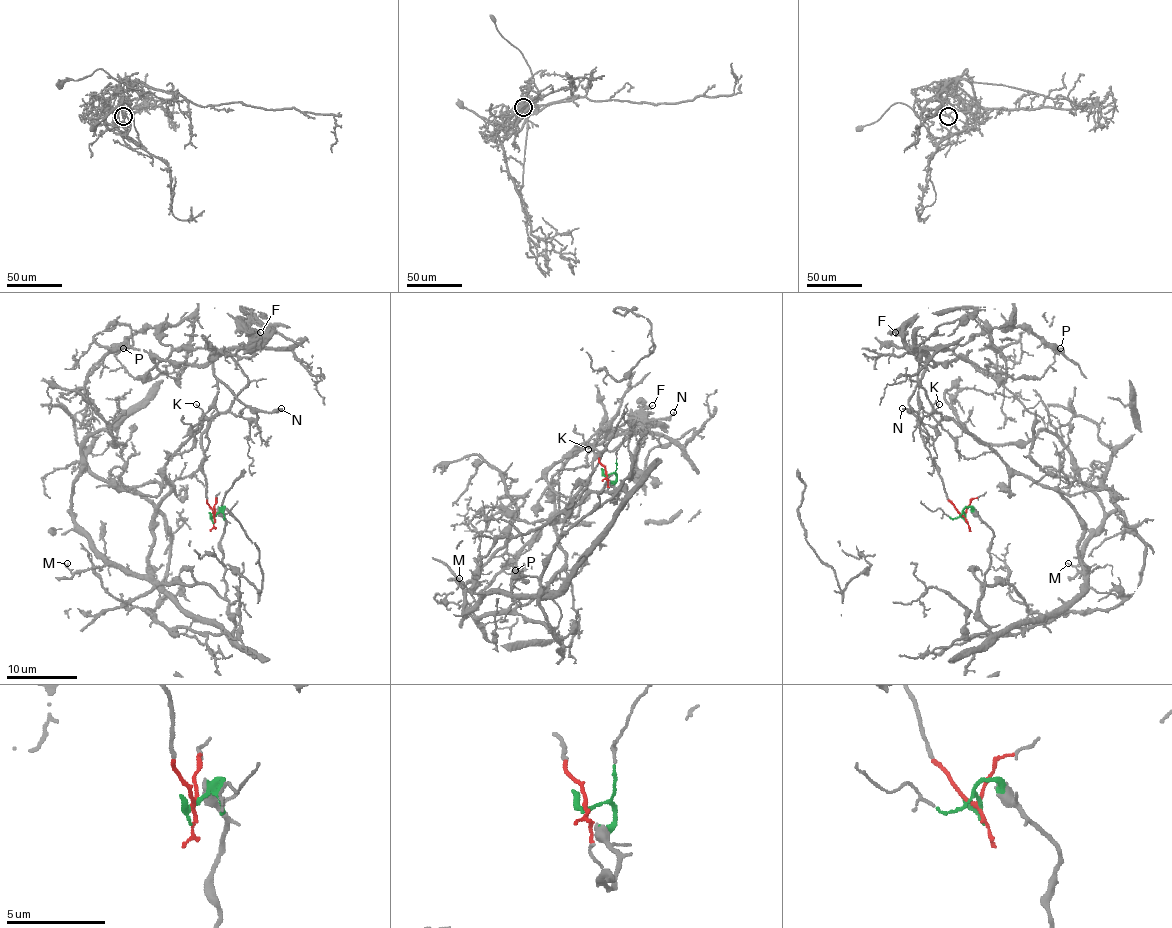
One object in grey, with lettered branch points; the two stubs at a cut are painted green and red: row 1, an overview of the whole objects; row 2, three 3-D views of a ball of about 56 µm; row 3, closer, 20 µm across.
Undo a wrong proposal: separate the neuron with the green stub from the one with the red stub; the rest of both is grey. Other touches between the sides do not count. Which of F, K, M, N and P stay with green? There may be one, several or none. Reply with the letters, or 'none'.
M

